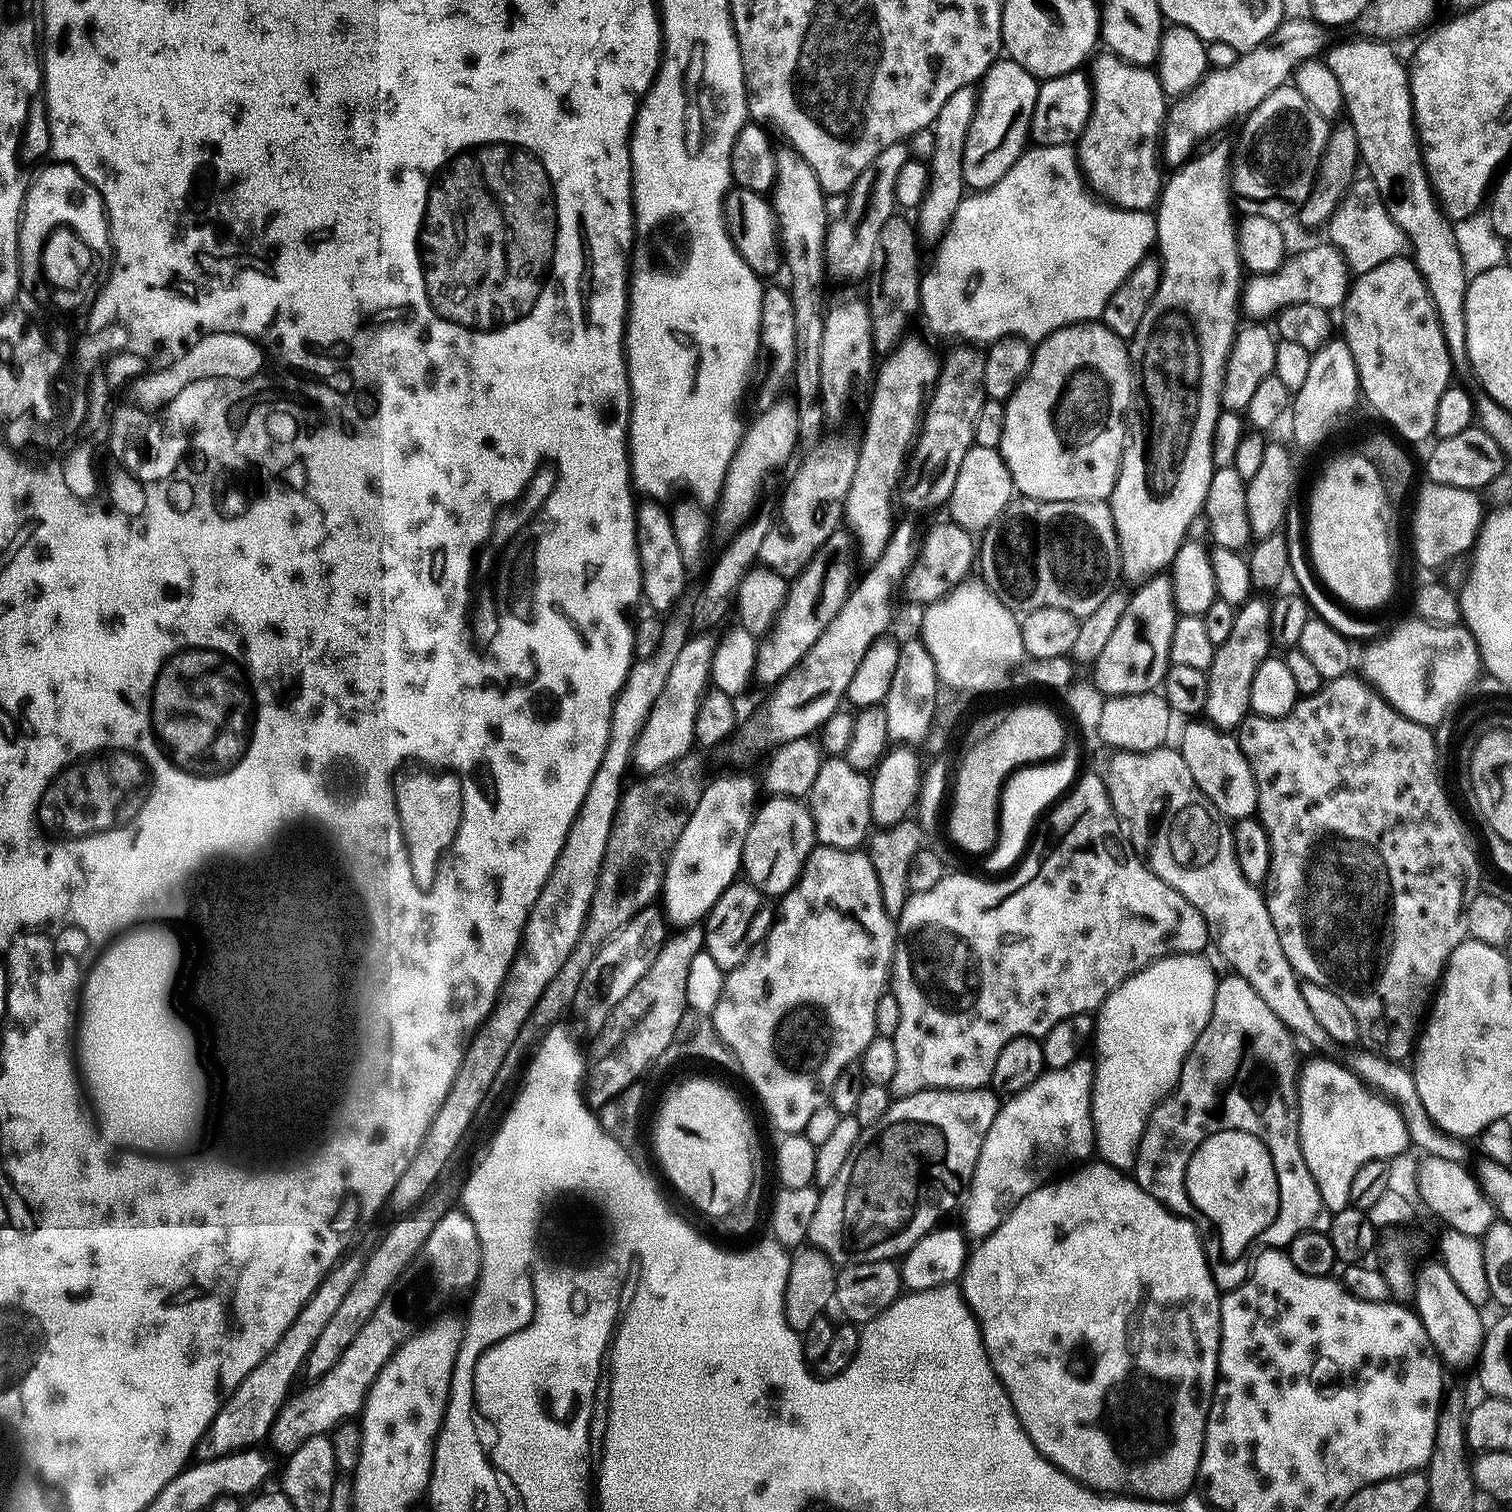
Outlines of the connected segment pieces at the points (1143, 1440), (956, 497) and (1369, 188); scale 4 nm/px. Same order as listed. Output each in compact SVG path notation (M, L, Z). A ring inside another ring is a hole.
M1103 1162L1092 1163L1085 1163L1072 1170L1077 1172L1069 1171L1064 1174L1069 1176L1061 1175L1026 1194L1026 1198L1019 1200L1008 1211L1006 1219L989 1236L979 1241L976 1248L971 1249L962 1273L964 1301L980 1327L988 1361L992 1363L996 1377L1006 1390L1030 1442L1034 1442L1036 1449L1051 1464L1097 1494L1120 1494L1128 1484L1127 1491L1133 1497L1171 1502L1189 1495L1198 1480L1204 1431L1220 1362L1222 1293L1216 1287L1212 1271L1208 1269L1204 1240L1196 1233L1197 1225L1171 1212L1162 1202L1146 1194L1146 1190L1142 1190L1142 1186L1138 1186L1136 1179L1127 1171ZM1108 1432L1128 1432L1128 1464Z
M973 444L970 450L966 450L966 458L962 458L962 466L958 466L958 478L954 478L954 490L950 494L946 505L946 511L952 515L949 516L951 523L962 526L973 534L983 533L984 529L990 527L1000 517L1002 510L1006 510L1006 506L1012 499L1014 499L1014 489L1010 478L1010 470L1000 456L999 451Z
M1371 178L1360 179L1353 179L1349 184L1326 225L1327 243L1333 244L1340 251L1349 269L1356 274L1372 270L1374 266L1382 266L1382 262L1393 260L1406 248L1402 230L1394 218L1390 218L1382 202L1382 194L1378 194L1378 186Z

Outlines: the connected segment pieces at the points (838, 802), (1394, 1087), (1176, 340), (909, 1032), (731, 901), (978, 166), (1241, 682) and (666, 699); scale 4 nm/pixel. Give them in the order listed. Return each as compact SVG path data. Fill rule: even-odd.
M839 755L821 759L818 776L814 778L814 786L810 786L806 797L810 828L816 831L820 844L831 848L860 848L869 839L870 827L873 825L870 810L871 785L872 781L865 773L854 770L854 766L850 766L850 762Z
M1367 1046L1357 1047L1346 1059L1346 1067L1356 1075L1361 1082L1368 1085L1373 1092L1384 1097L1402 1114L1402 1122L1406 1122L1408 1139L1413 1145L1421 1148L1421 1153L1434 1158L1446 1158L1446 1162L1464 1164L1467 1161L1468 1148L1459 1136L1451 1136L1426 1114L1426 1106L1422 1106L1422 1098L1418 1098L1418 1086L1412 1077L1411 1067L1405 1066L1401 1061L1389 1060L1387 1056L1380 1056Z
M1220 148L1203 152L1193 155L1187 164L1173 171L1176 173L1169 180L1167 177L1163 181L1158 207L1154 212L1156 244L1162 261L1160 284L1128 344L1134 381L1130 439L1124 446L1110 503L1120 547L1120 571L1123 579L1128 579L1132 586L1143 584L1171 565L1174 554L1178 554L1188 535L1190 522L1201 515L1214 471L1212 439L1215 422L1222 411L1220 387L1224 364L1238 327L1236 312L1238 316L1242 265L1236 245L1232 204L1228 201L1230 156Z
M1088 772L1083 776L1084 773L1073 783L1067 795L1047 813L1048 821L1046 816L1039 825L1034 839L1015 865L1017 868L1013 876L1008 876L1005 880L979 880L964 872L956 872L953 876L952 873L946 874L938 882L938 886L931 890L911 893L906 906L902 906L899 916L895 917L896 948L892 951L890 991L898 998L898 1011L901 1015L898 1018L898 1030L891 1037L894 1054L898 1058L898 1066L894 1066L894 1078L890 1085L893 1097L918 1094L925 1092L927 1088L983 1088L991 1085L994 1062L998 1062L998 1054L1002 1054L1002 1046L1006 1046L1010 1038L1042 1038L1048 1033L1050 1026L1058 1026L1058 1022L1066 1018L1083 1012L1095 1013L1100 1003L1133 972L1141 972L1147 964L1161 956L1200 954L1205 951L1204 947L1209 947L1208 924L1202 914L1198 914L1198 910L1194 910L1194 906L1190 906L1190 902L1186 902L1186 898L1182 898L1178 890L1166 886L1166 882L1162 882L1162 878L1158 878L1158 874L1154 874L1144 863L1136 849L1126 843L1122 835L1122 821L1112 808L1108 791L1104 789L1103 775L1096 773L1095 776Z
M744 878L737 879L729 888L722 890L718 902L714 902L702 921L703 951L714 958L721 972L733 972L764 941L774 919L773 905L768 904L771 904L769 897Z
M998 58L988 67L978 84L976 109L970 122L970 130L966 134L966 146L962 154L962 178L969 189L994 187L1014 166L1014 162L1018 162L1030 138L1034 102L1038 98L1039 89L1037 77L1030 75L1022 66L1018 66L1018 62L1010 58Z
M1249 598L1236 610L1234 630L1230 630L1230 638L1216 648L1216 653L1209 666L1208 697L1206 698L1207 723L1221 730L1239 729L1240 723L1250 712L1250 682L1254 682L1254 674L1262 661L1269 659L1270 637L1270 604L1266 599Z
M696 634L693 635L687 642L686 646L682 646L682 651L678 654L678 659L674 661L674 667L670 669L670 674L666 678L666 686L662 686L662 694L658 694L658 702L654 702L654 706L650 710L650 718L646 718L646 722L642 726L642 730L638 734L638 738L636 739L636 745L634 746L634 750L632 751L632 764L634 765L635 771L636 768L640 771L640 774L655 774L658 772L662 772L673 767L672 764L675 760L680 760L684 755L687 754L691 748L694 748L694 741L696 735L694 734L694 714L696 713L697 706L700 704L701 697L704 696L706 689L710 684L710 677L712 674L712 650L714 647L714 640L711 635L708 634Z

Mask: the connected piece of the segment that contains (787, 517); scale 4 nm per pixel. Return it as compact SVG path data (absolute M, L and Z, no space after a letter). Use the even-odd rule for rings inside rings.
M832 436L829 440L820 438L811 445L804 456L804 461L796 468L796 473L788 480L784 488L784 497L780 500L780 520L773 519L771 528L762 541L759 563L766 568L773 568L779 576L791 578L797 576L810 562L810 558L834 534L842 524L844 499L850 490L850 478L854 478L854 466L858 466L857 445L848 440L839 440Z

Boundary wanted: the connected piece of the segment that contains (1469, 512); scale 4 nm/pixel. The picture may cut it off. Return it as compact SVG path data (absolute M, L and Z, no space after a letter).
M1425 483L1425 488L1416 496L1416 509L1412 512L1412 548L1416 551L1416 560L1424 568L1441 569L1469 551L1480 532L1480 521L1486 515L1481 497L1473 489L1446 486L1445 484Z

